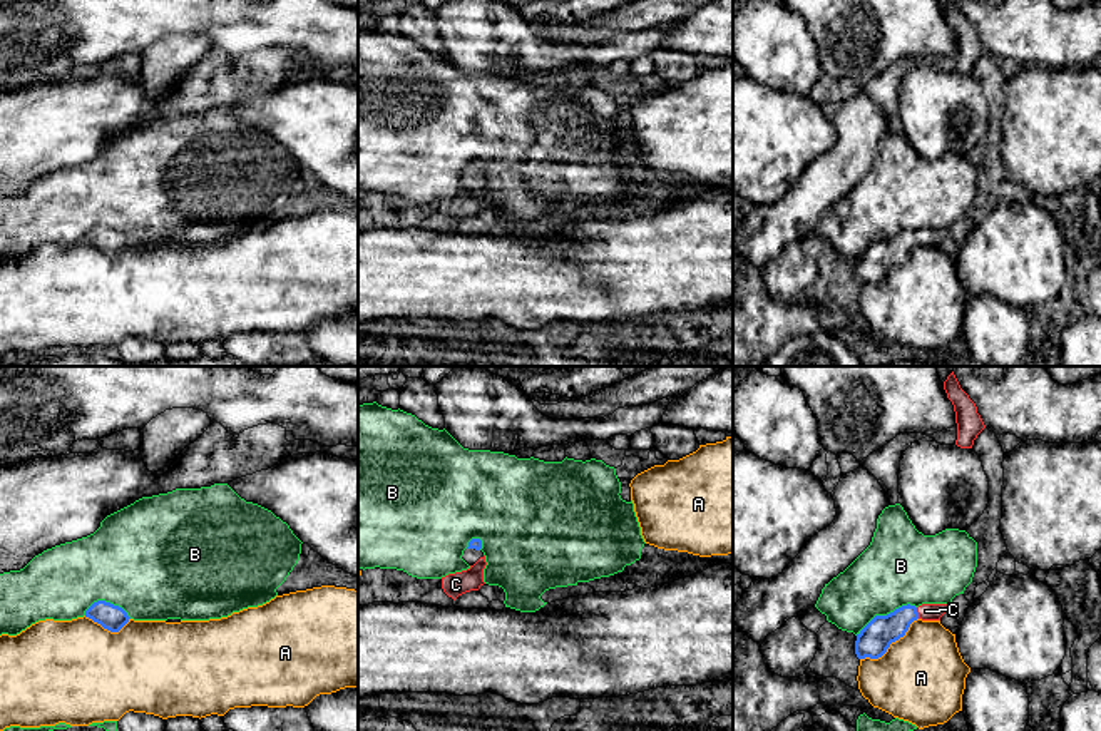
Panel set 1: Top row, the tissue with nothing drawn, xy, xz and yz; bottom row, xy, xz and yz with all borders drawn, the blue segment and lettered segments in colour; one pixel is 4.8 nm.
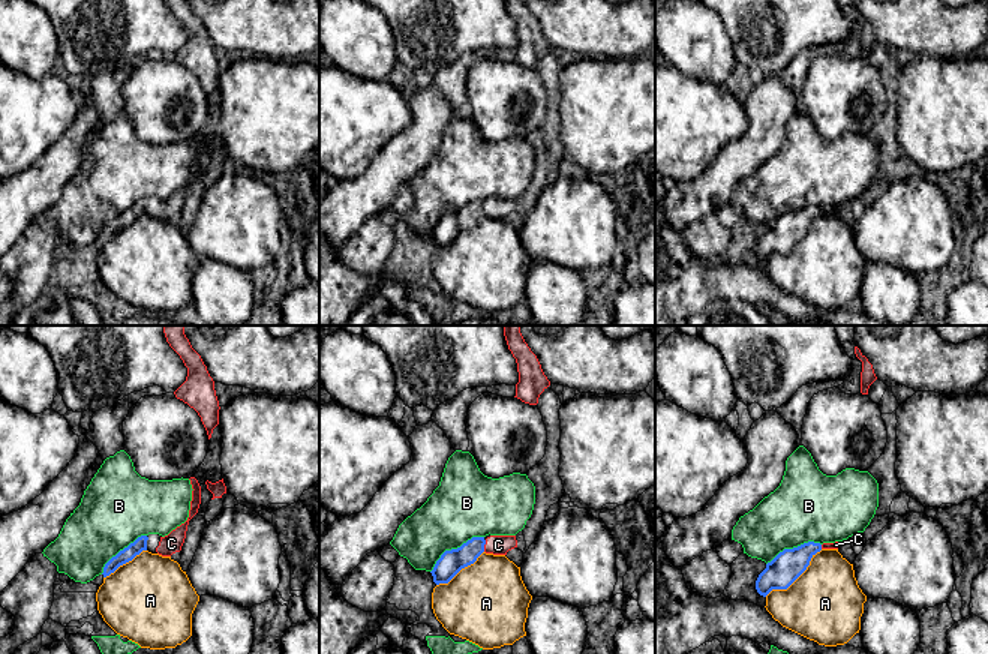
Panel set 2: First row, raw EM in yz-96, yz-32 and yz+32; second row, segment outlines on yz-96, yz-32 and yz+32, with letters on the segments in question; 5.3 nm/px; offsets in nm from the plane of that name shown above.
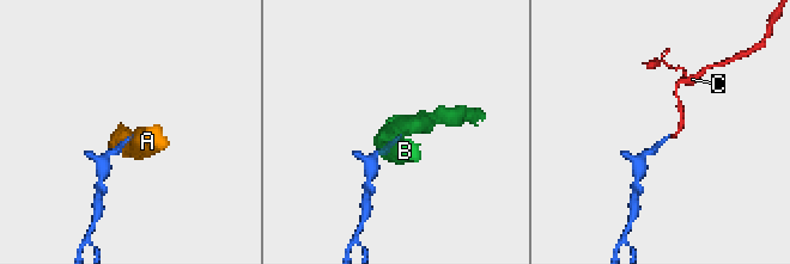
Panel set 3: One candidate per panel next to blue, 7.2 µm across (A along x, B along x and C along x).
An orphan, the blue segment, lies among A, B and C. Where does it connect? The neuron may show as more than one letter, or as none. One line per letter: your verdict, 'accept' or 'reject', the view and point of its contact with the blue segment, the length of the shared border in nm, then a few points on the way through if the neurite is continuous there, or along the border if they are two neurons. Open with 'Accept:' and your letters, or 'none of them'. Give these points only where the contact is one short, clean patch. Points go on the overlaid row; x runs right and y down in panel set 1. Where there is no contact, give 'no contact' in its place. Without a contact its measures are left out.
Accept: C
A: reject; contact yz (889, 646); length 340 nm
B: reject; contact yz (887, 614); length 320 nm; border yz (916, 606), (904, 604), (885, 614), (875, 614), (855, 634)
C: accept; contact yz (917, 613); length 60 nm; way yz (875, 638), (906, 614), (917, 613), (926, 611)

